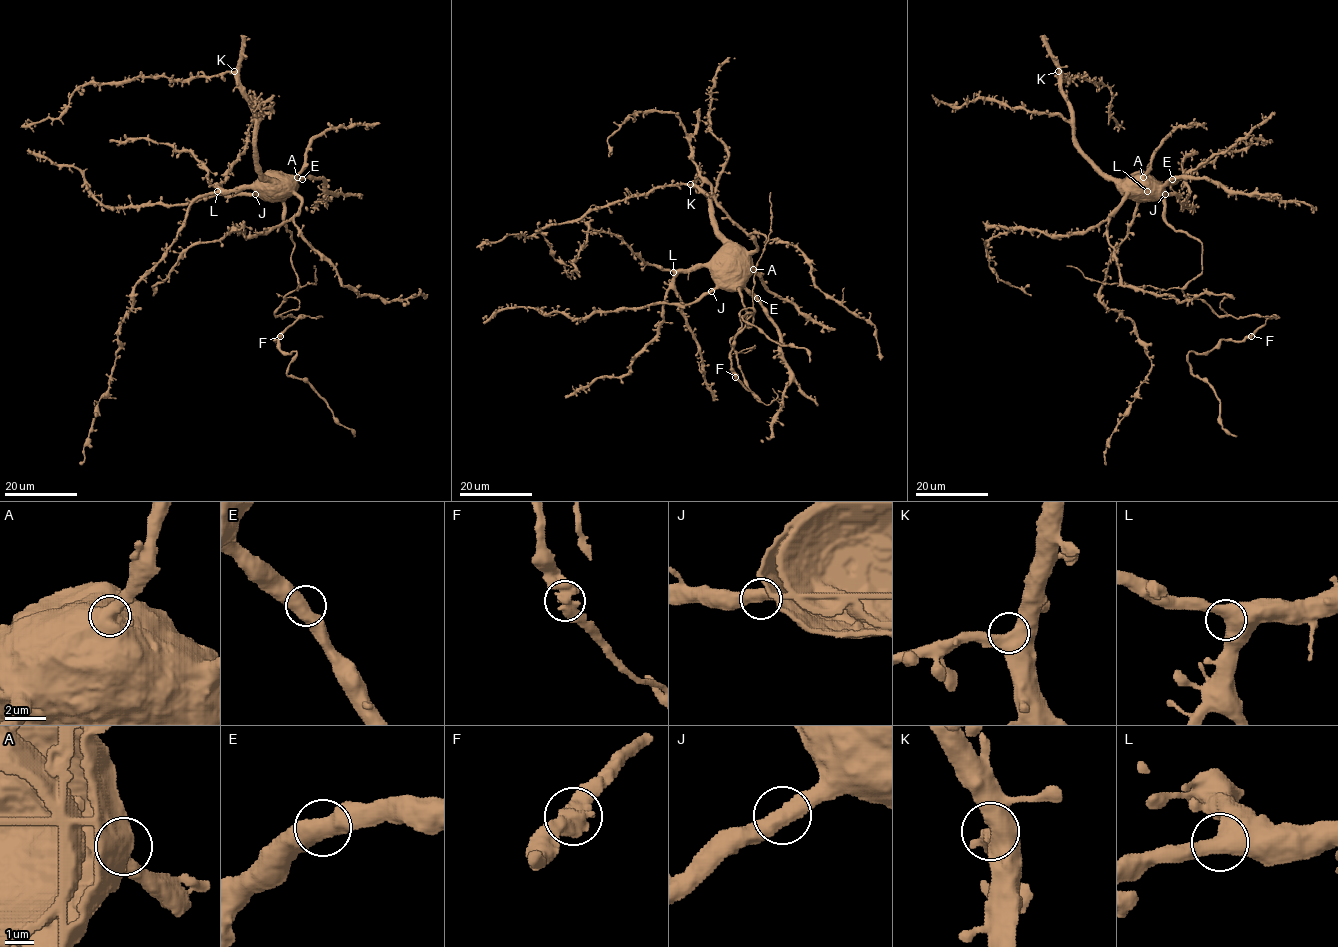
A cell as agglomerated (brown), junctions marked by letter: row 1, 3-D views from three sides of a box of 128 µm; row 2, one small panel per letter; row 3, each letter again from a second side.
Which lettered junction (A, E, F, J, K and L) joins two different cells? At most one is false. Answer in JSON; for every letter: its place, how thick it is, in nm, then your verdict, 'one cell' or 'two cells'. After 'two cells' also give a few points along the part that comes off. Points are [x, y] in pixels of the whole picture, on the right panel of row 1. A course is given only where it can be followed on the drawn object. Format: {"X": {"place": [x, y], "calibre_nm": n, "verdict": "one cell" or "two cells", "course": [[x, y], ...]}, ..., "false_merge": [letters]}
{"A": {"place": [1143, 177], "calibre_nm": 600, "verdict": "one cell"}, "E": {"place": [1172, 179], "calibre_nm": 550, "verdict": "one cell"}, "F": {"place": [1251, 336], "calibre_nm": 600, "verdict": "one cell"}, "J": {"place": [1165, 194], "calibre_nm": 550, "verdict": "one cell"}, "K": {"place": [1058, 71], "calibre_nm": 550, "verdict": "one cell"}, "L": {"place": [1147, 191], "calibre_nm": 600, "verdict": "one cell"}, "false_merge": []}

